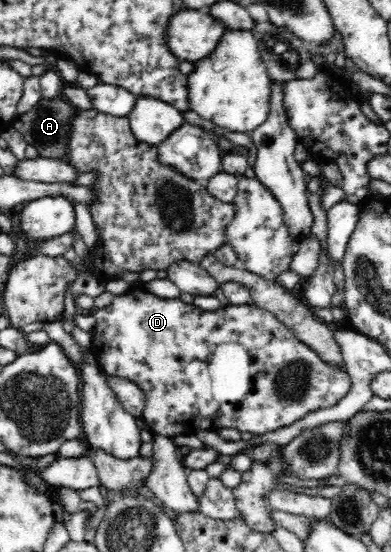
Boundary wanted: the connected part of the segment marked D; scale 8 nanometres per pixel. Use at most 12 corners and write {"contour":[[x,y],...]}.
{"contour":[[141,286],[92,350],[169,438],[331,409],[347,368],[255,304]]}

